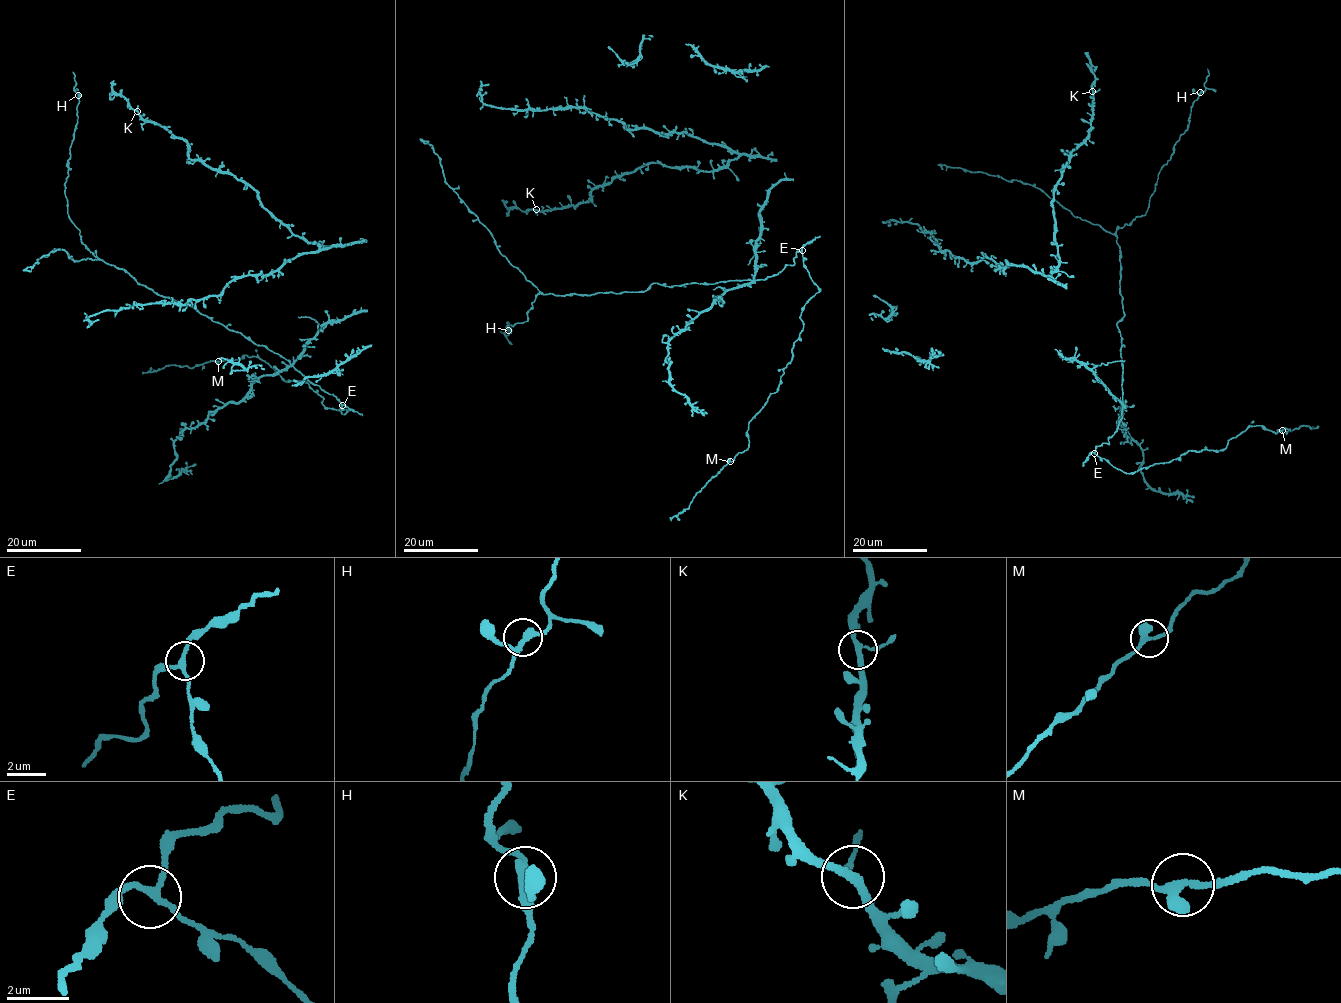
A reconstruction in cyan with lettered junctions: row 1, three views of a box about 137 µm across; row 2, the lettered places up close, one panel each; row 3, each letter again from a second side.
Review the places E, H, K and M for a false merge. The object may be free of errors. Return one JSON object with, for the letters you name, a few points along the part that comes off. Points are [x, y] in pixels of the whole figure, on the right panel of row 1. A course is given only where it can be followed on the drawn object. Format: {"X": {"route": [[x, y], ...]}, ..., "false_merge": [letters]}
{"false_merge": []}

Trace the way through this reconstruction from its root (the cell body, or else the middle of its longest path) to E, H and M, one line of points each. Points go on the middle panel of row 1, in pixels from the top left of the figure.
E: (772, 187), (759, 214), (762, 229), (755, 249), (754, 280), (763, 280), (793, 264), (796, 253), (802, 250)
H: (772, 187), (759, 214), (752, 280), (539, 293), (527, 321), (507, 324), (508, 330)
M: (772, 187), (754, 280), (801, 251), (820, 291), (778, 390), (730, 461)

